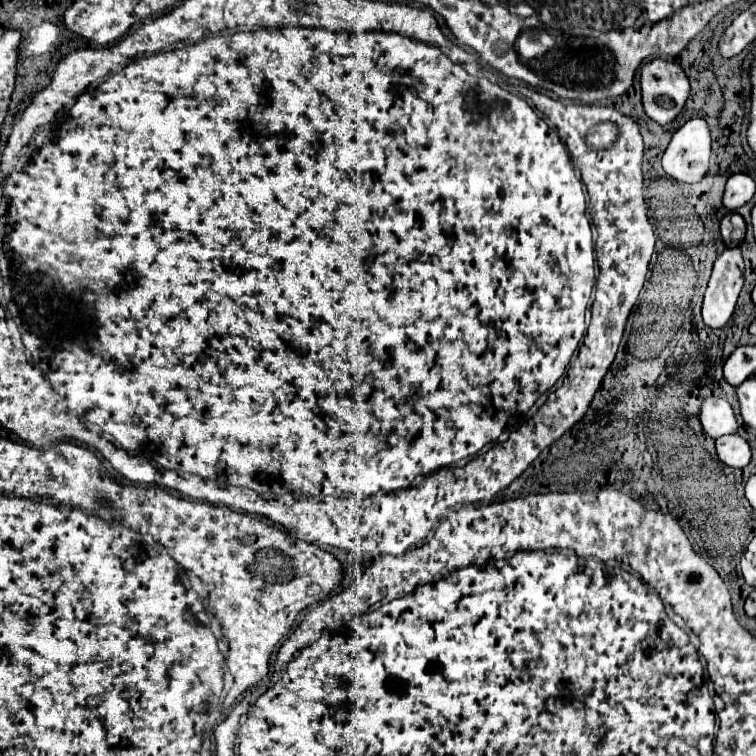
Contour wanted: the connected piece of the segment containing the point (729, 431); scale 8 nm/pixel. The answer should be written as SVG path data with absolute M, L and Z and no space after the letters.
M705 399L699 413L699 421L703 425L703 431L711 439L733 435L739 429L735 411L725 399Z

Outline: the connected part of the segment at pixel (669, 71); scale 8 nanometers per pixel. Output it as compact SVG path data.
M653 59L641 69L641 93L645 113L659 125L671 123L689 97L689 79L681 65Z

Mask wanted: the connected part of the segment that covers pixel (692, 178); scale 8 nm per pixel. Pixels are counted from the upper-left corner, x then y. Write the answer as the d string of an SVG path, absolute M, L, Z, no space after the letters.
M703 117L689 119L679 127L663 153L663 169L673 179L695 185L701 183L709 171L711 133Z

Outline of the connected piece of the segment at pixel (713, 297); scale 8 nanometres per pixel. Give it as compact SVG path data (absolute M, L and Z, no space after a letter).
M727 247L717 257L703 299L703 321L707 327L719 329L731 319L743 289L743 271L745 263L739 247Z

